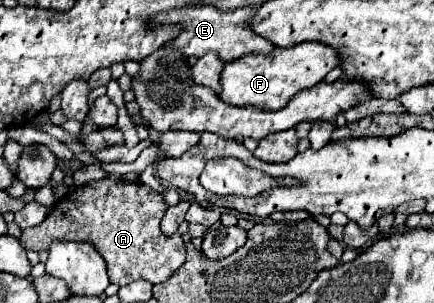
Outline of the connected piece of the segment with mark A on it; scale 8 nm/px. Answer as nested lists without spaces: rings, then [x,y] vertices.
[[[89,181],[87,185],[61,197],[41,225],[25,229],[21,243],[23,247],[35,251],[49,249],[53,241],[91,243],[105,259],[111,283],[121,287],[137,279],[161,283],[185,261],[185,243],[181,235],[165,237],[159,229],[165,211],[167,203],[163,201],[163,195],[155,193],[147,185],[141,185],[139,181]]]

